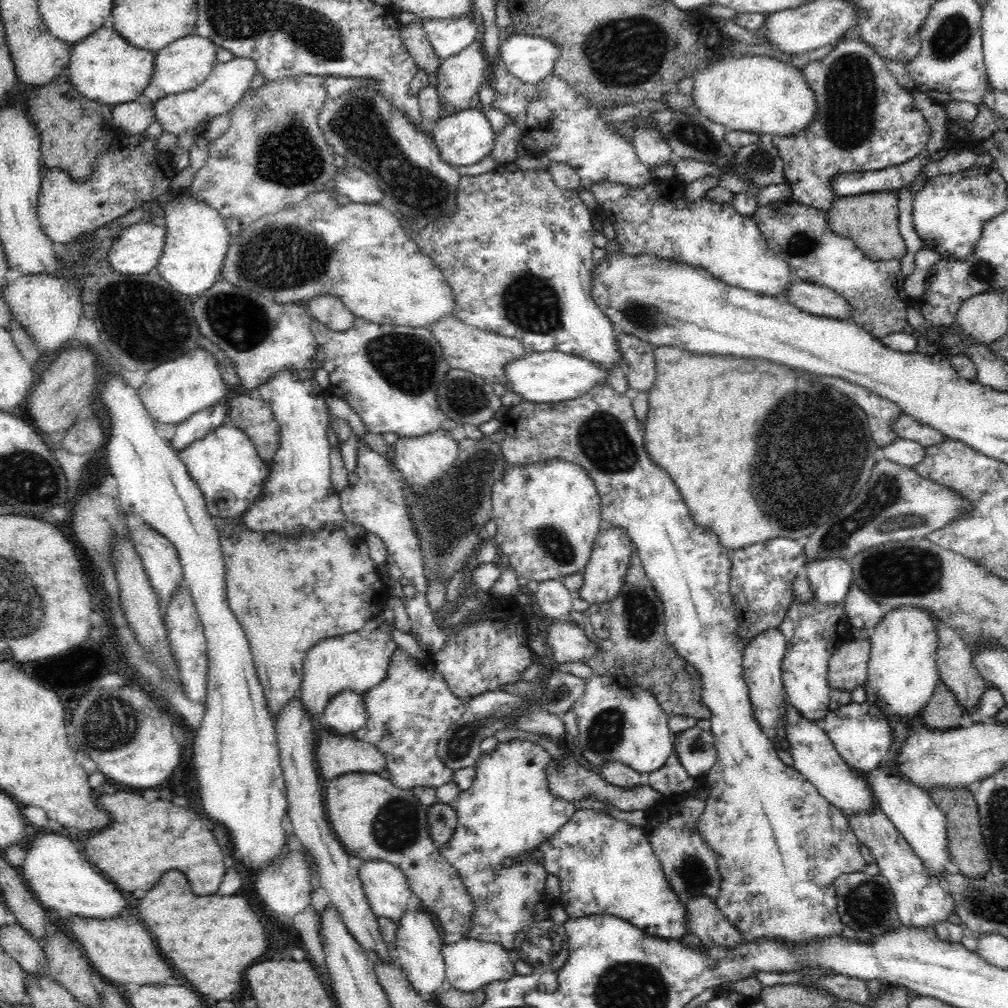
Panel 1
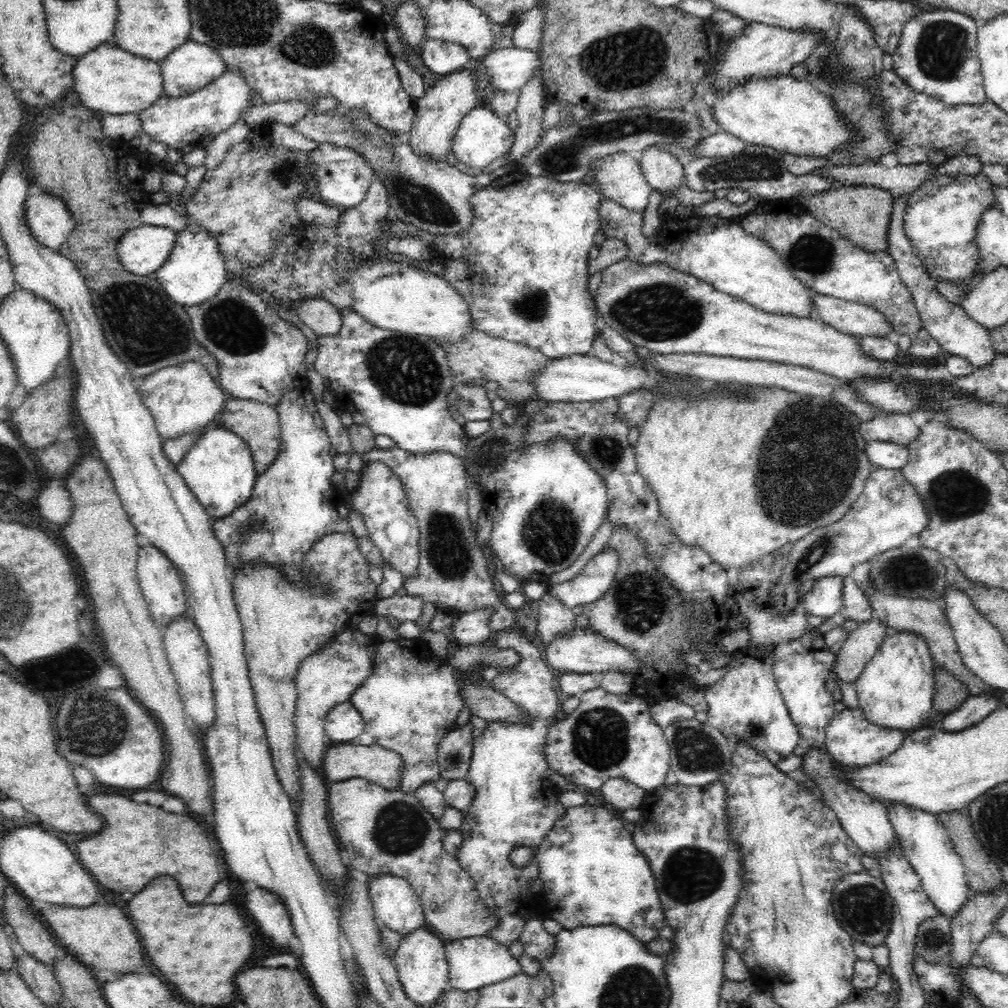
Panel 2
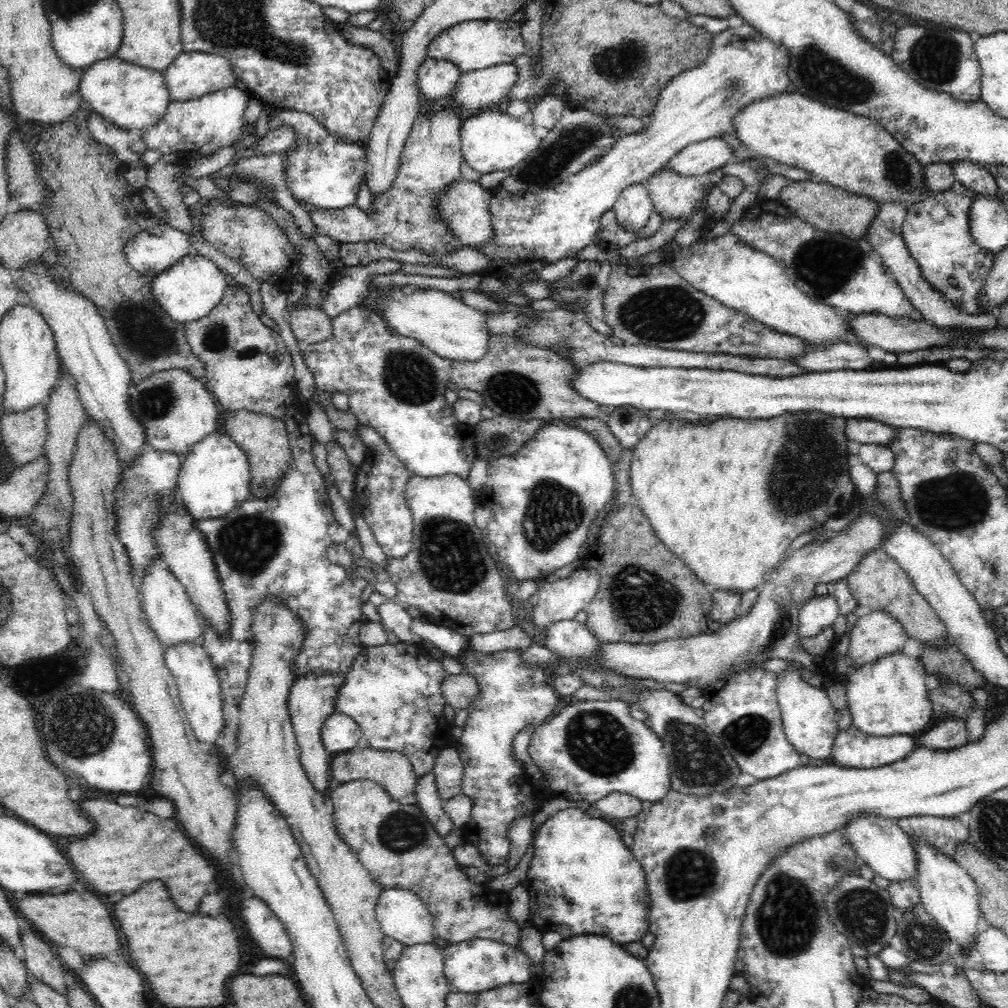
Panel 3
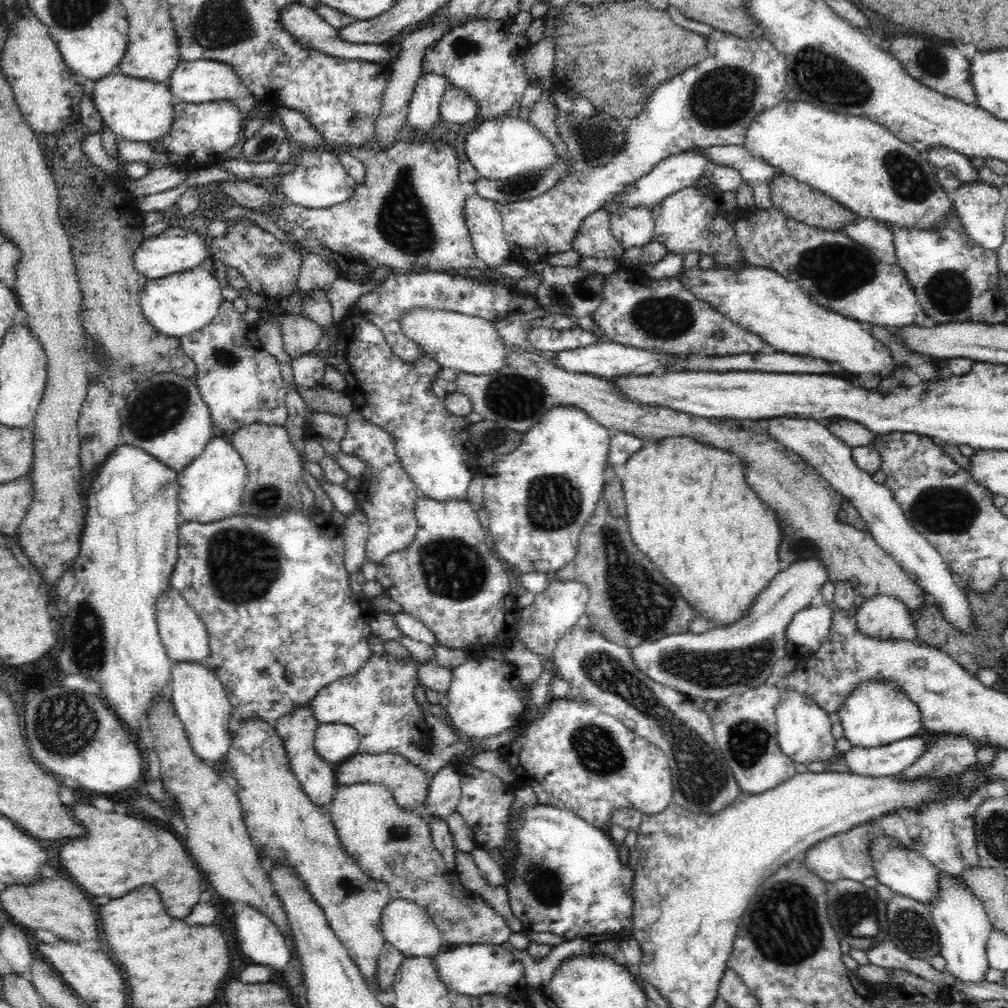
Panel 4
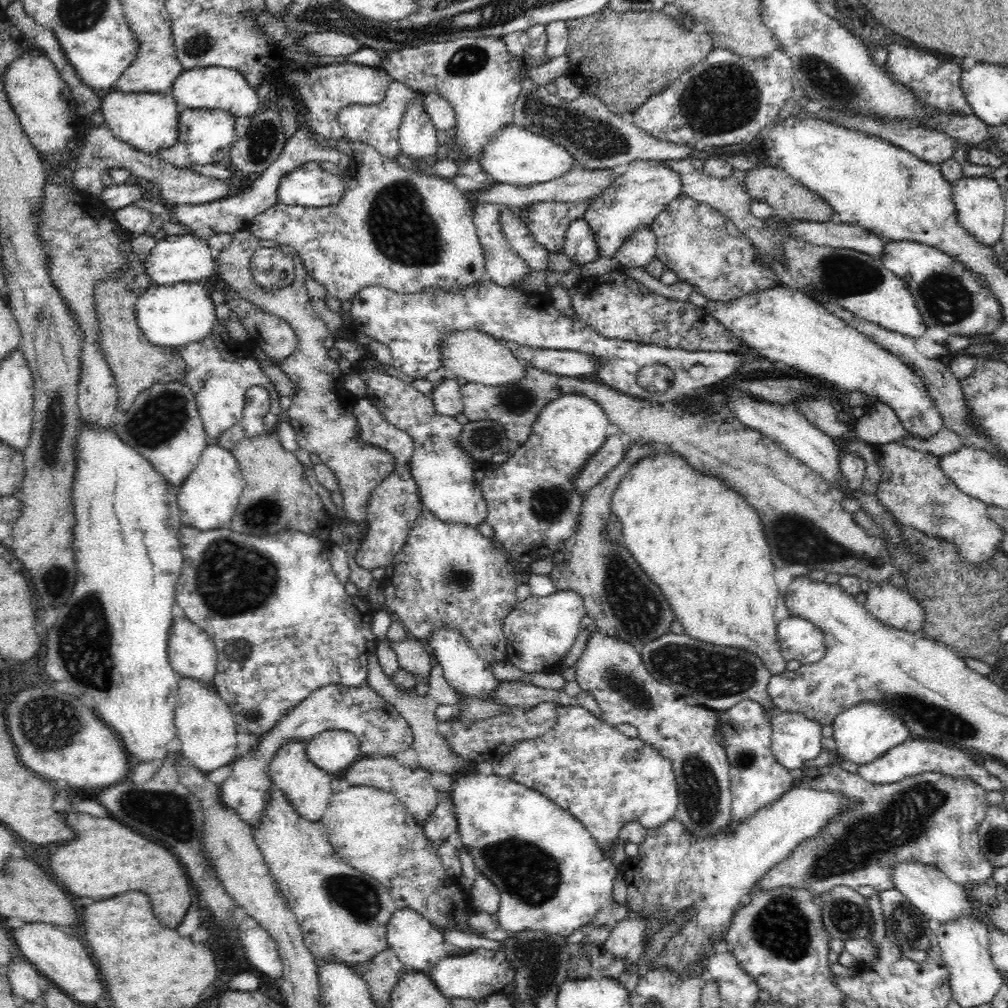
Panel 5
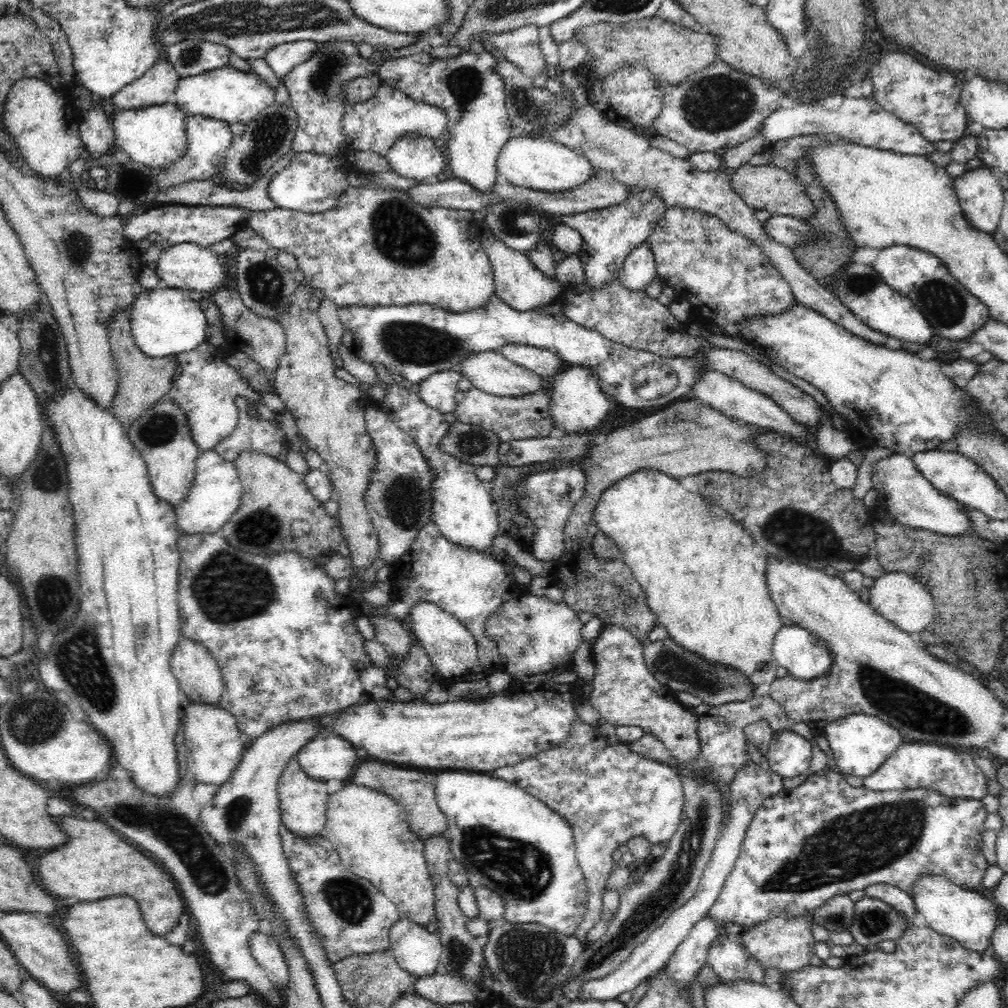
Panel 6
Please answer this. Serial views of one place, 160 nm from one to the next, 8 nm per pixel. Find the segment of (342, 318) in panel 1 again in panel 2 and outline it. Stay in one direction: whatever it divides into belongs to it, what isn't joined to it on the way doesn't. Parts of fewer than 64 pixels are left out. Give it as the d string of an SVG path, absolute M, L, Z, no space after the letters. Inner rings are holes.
M309 299L296 306L300 322L304 322L317 336L334 336L341 329L340 310L323 299Z

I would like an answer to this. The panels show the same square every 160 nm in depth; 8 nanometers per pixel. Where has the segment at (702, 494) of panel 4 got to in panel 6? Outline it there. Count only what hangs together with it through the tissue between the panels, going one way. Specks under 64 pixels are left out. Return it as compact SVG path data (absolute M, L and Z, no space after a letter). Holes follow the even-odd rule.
M639 470L625 476L615 482L610 488L600 495L598 506L594 509L594 521L598 531L606 537L612 539L612 543L621 552L621 559L624 564L632 570L634 579L640 584L645 592L647 607L654 613L658 625L663 626L668 631L668 639L674 641L678 647L682 647L688 652L692 652L707 660L710 664L723 664L723 666L731 666L737 668L744 676L749 678L749 682L753 684L753 688L762 691L776 678L777 662L773 657L774 642L776 633L783 626L782 619L776 610L776 605L769 595L768 585L766 585L766 570L768 570L765 554L758 550L758 546L754 539L750 537L750 533L746 531L744 525L734 521L734 518L719 510L711 501L686 491L680 485L678 478L672 478L663 472L657 470Z

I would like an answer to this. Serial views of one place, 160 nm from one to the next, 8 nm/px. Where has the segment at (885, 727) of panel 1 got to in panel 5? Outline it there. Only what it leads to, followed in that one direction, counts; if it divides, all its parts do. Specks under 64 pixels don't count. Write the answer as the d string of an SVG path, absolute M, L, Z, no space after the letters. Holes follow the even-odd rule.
M910 738L894 748L888 749L880 758L872 760L870 764L858 766L858 774L872 784L891 784L899 782L908 776L920 774L920 772L939 772L944 776L967 776L970 781L976 782L986 791L1001 791L1003 783L998 777L990 775L980 764L976 764L962 748L934 740L914 740Z

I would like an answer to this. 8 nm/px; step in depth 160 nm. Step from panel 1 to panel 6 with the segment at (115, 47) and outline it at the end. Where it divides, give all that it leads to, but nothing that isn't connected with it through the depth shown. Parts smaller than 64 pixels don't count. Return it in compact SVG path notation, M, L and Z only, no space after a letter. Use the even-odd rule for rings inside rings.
M152 104L136 110L109 111L114 127L116 146L128 154L128 159L156 170L168 169L177 159L184 157L188 139L185 131L187 114L177 104Z

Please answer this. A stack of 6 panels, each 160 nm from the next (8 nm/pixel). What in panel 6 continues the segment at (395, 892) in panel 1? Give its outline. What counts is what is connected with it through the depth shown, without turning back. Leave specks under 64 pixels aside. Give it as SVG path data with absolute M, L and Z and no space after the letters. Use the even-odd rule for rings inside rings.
M400 918L389 930L389 949L393 952L400 968L413 976L430 976L436 972L441 955L441 940L436 932L429 932L426 926L416 924L415 921Z

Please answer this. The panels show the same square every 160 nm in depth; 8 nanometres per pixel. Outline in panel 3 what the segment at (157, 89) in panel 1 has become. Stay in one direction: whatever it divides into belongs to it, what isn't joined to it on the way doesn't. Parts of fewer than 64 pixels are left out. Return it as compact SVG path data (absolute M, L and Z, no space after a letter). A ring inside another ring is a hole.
M182 52L163 72L171 101L195 100L223 90L224 88L240 85L233 74L229 61L222 56L206 52Z

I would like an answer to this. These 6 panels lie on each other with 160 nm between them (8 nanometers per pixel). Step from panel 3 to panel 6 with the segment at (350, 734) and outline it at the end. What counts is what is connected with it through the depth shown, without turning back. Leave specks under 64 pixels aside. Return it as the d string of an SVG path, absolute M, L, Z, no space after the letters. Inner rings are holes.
M326 730L316 735L295 755L302 770L314 781L347 782L358 766L358 750L347 740Z

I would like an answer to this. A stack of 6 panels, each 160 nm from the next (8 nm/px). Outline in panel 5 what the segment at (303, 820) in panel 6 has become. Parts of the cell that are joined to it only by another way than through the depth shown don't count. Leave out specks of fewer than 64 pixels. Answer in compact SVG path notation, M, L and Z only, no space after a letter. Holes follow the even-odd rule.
M288 740L286 744L282 744L276 752L276 756L272 758L272 762L268 764L268 773L273 778L273 786L280 789L291 802L295 811L310 822L321 820L324 816L326 808L331 797L332 788L330 772L314 766L307 757L306 752L307 743L302 740Z

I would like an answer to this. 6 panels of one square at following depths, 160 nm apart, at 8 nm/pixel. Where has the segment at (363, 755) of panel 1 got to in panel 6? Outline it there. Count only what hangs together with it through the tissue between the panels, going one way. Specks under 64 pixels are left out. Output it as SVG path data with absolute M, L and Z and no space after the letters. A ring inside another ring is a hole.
M360 762L348 782L350 780L359 786L376 789L392 797L392 800L395 800L404 811L412 832L422 840L447 833L448 819L436 802L434 774L426 774L420 769L384 764L384 762Z

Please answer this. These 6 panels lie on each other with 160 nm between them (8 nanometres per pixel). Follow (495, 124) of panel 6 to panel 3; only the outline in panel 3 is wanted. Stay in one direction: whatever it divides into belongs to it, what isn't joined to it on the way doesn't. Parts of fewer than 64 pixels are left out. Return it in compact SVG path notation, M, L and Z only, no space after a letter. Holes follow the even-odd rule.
M469 20L461 24L453 25L451 28L436 36L427 47L427 57L434 60L448 60L458 69L460 73L470 73L483 70L493 65L503 63L514 63L515 58L526 55L520 24L518 22Z

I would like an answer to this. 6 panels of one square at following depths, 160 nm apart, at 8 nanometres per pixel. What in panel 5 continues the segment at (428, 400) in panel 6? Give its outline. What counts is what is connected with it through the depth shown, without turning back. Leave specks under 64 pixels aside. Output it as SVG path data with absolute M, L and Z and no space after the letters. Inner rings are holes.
M458 377L442 379L435 383L430 395L436 412L444 416L456 417L463 411L461 380Z

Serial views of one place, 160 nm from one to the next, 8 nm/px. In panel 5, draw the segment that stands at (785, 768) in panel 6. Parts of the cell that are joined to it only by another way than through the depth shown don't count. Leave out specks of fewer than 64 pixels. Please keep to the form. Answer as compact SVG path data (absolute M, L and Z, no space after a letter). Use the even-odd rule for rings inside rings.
M775 710L771 720L771 751L788 770L803 769L820 754L822 724L800 712Z

